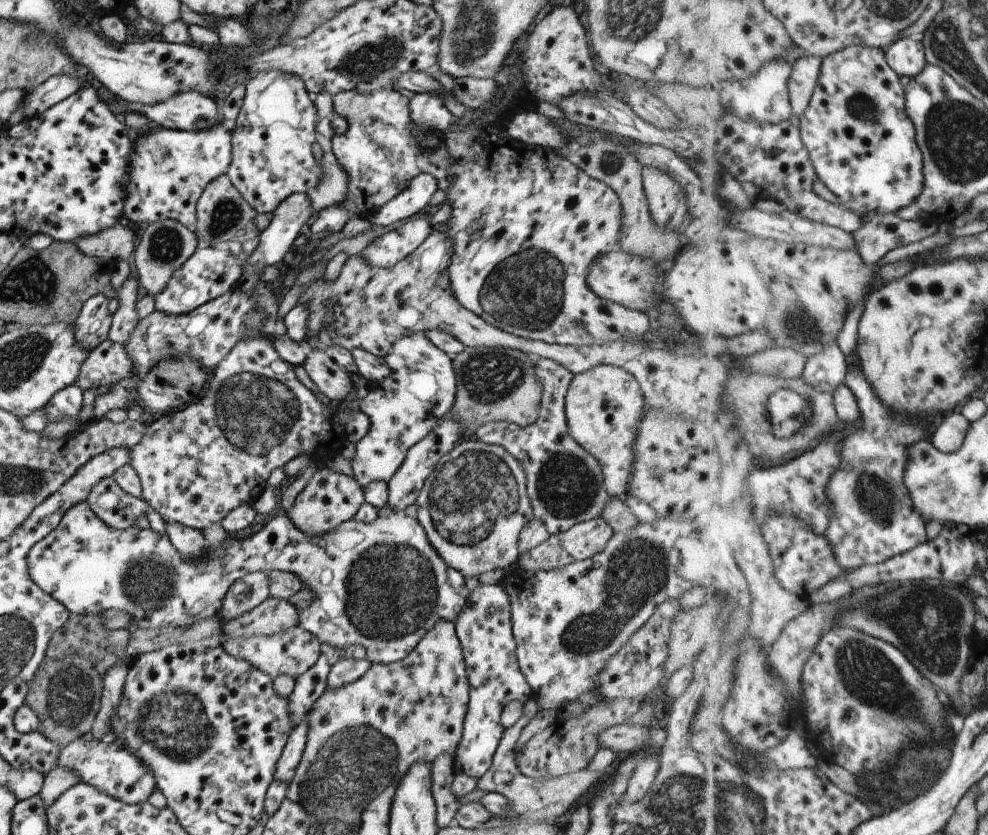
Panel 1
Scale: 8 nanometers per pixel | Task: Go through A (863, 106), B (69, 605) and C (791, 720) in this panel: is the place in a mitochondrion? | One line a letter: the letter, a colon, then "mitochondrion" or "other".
A: mitochondrion
B: other
C: other

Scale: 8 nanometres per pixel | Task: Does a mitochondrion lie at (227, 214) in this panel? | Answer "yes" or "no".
yes

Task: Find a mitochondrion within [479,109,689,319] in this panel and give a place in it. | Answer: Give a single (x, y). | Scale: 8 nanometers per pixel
(608, 164)

